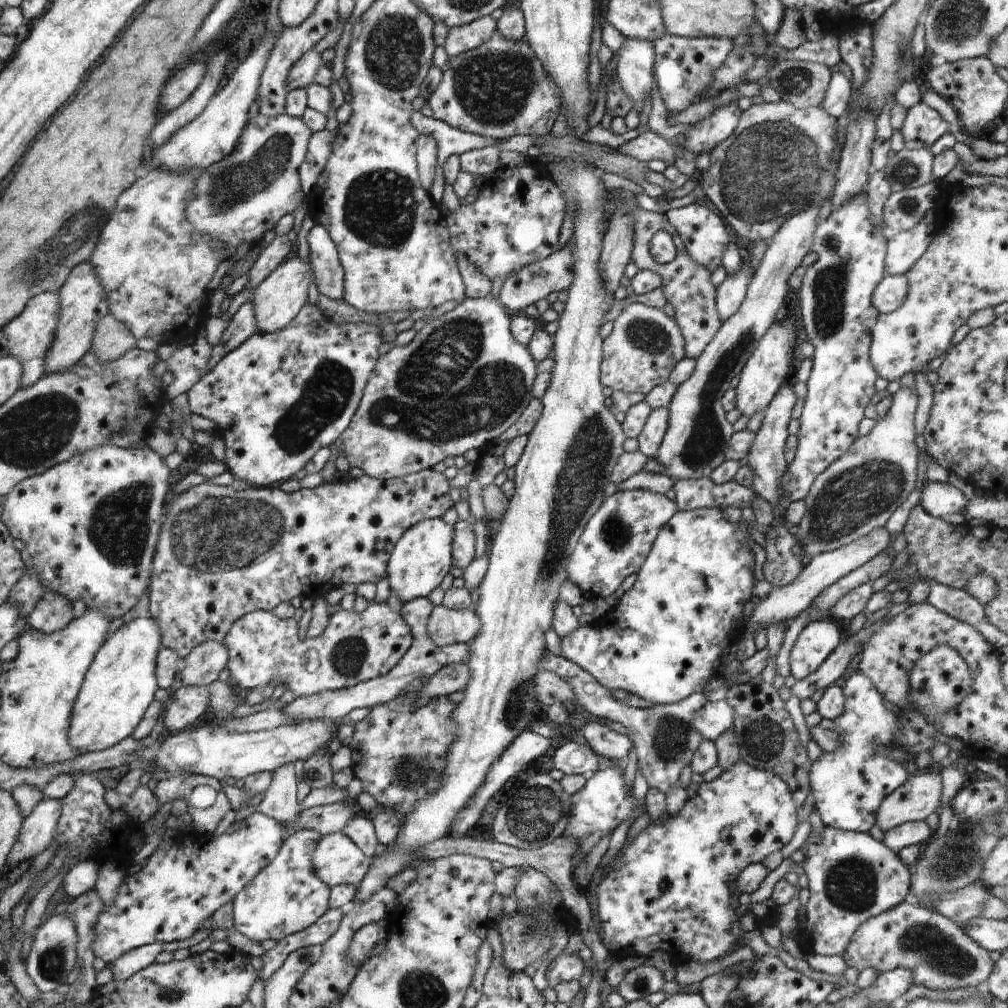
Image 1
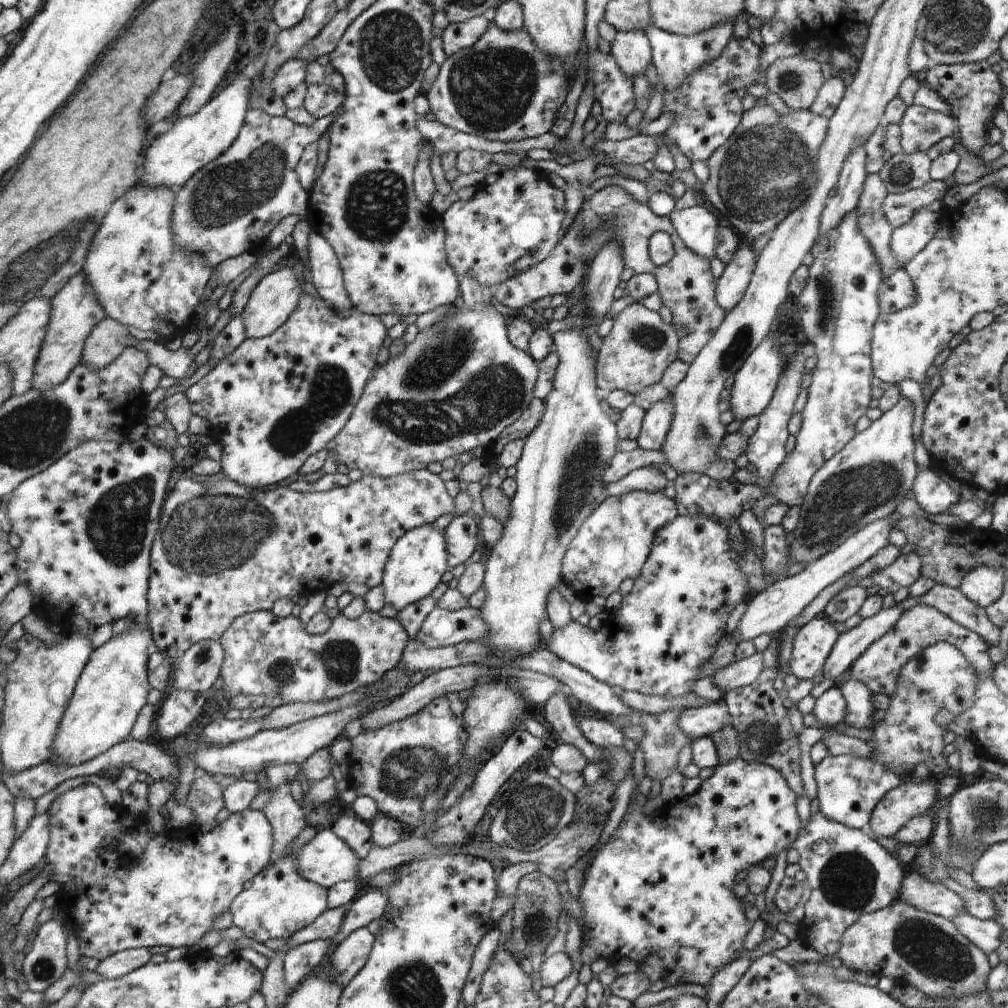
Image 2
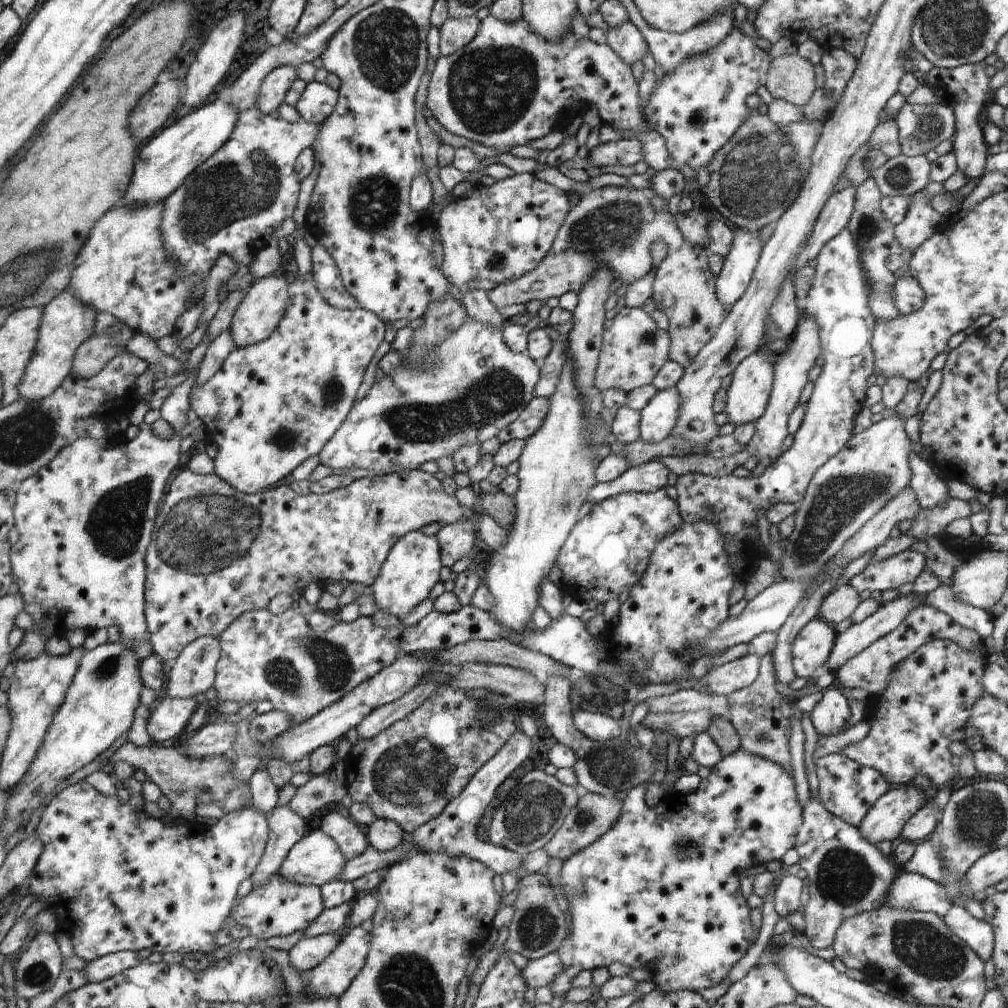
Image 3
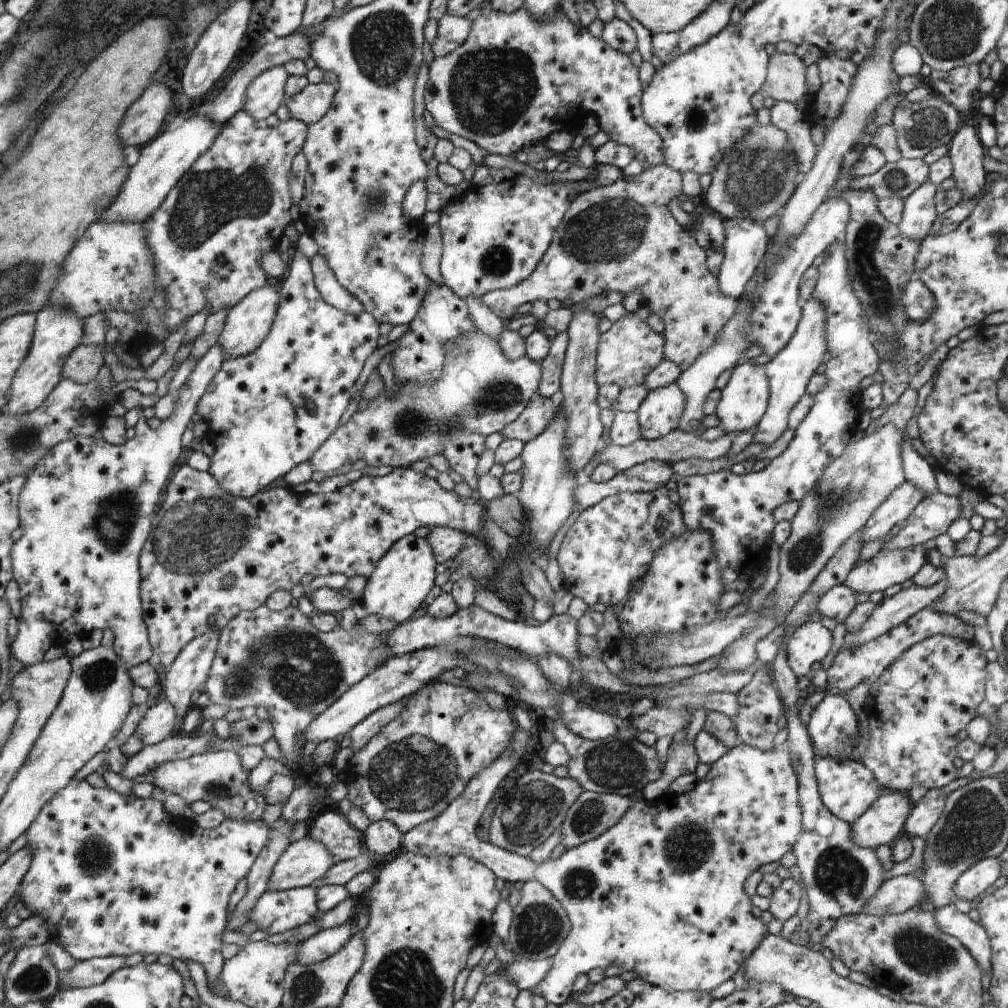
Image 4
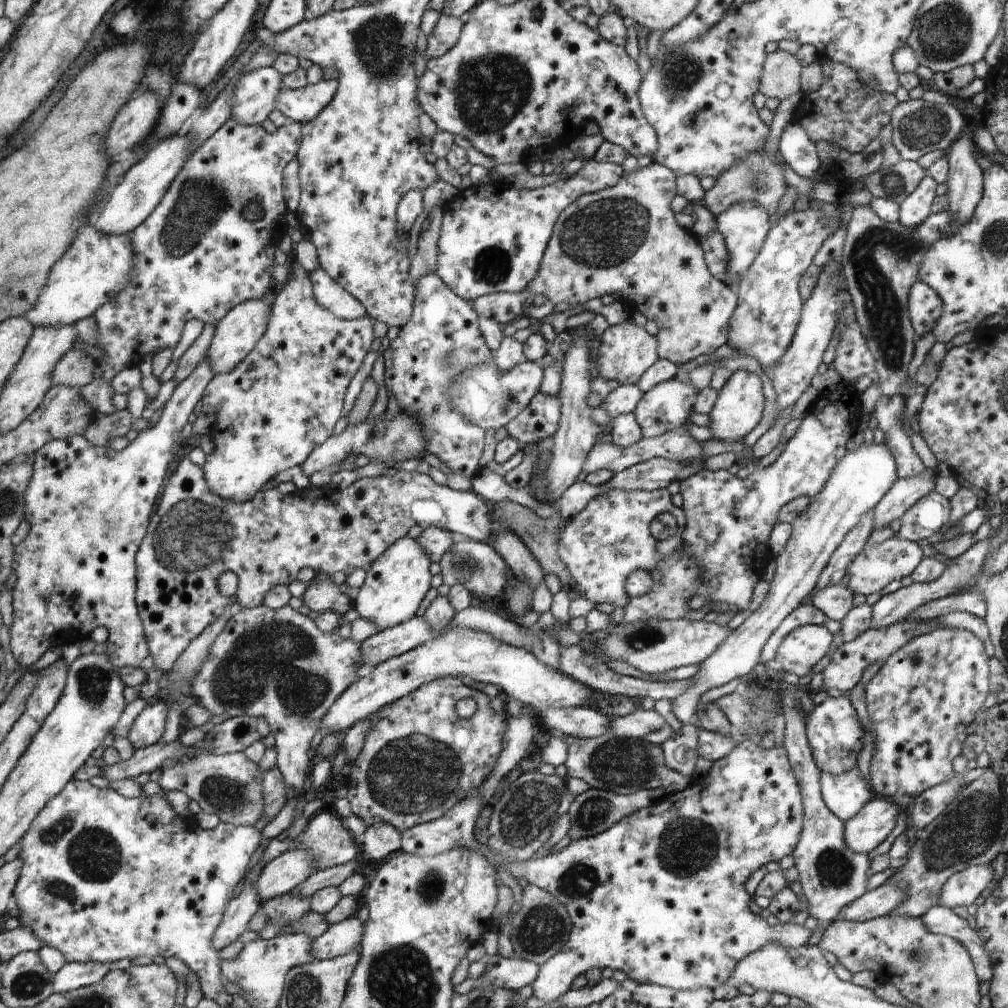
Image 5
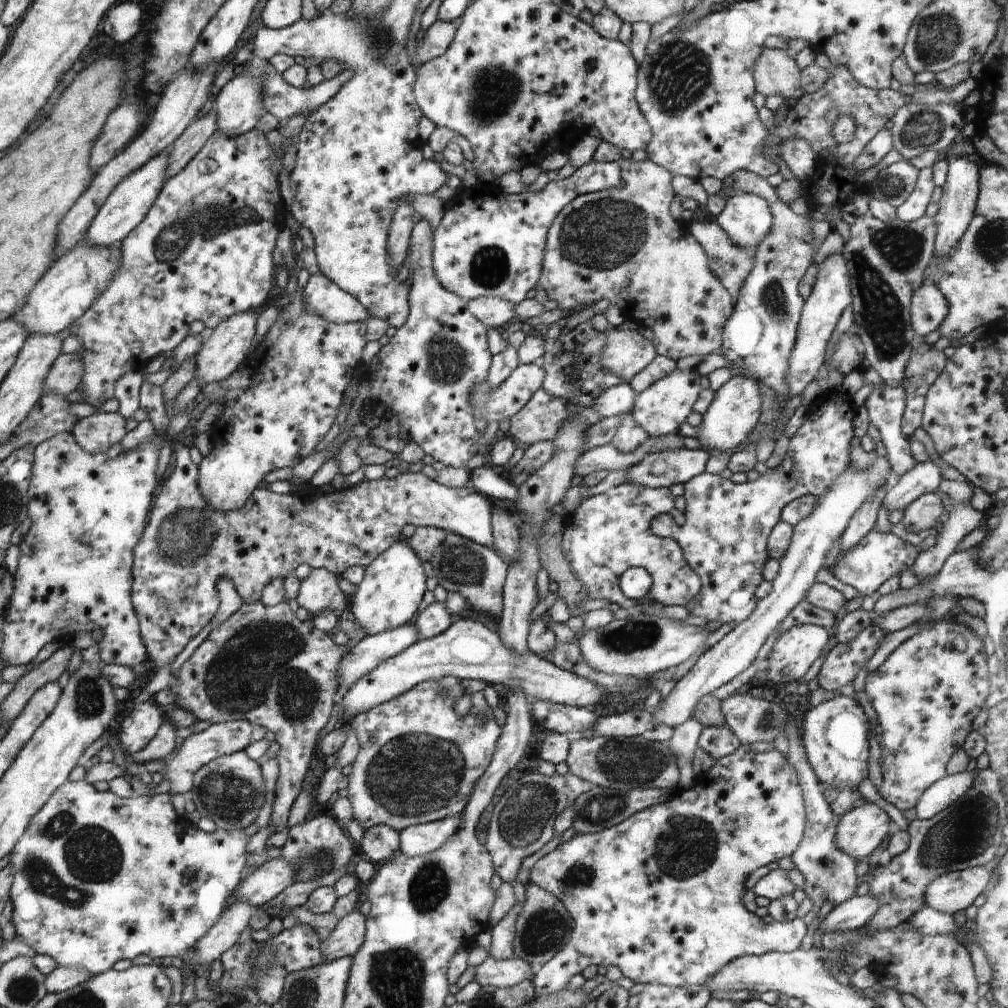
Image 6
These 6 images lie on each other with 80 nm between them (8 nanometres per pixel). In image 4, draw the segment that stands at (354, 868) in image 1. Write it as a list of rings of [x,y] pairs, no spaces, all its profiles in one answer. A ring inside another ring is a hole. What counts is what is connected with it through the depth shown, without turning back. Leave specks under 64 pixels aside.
[[[306,835],[282,852],[266,888],[291,890],[313,885],[326,877],[334,865],[333,852],[324,843]]]

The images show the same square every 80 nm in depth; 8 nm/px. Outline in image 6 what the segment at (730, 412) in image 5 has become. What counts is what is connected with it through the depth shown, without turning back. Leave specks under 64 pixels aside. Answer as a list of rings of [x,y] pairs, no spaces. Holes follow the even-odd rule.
[[[736,373],[715,392],[713,401],[702,415],[702,422],[696,427],[698,435],[695,438],[710,455],[732,454],[736,446],[747,442],[762,412],[763,400],[757,382],[744,374]]]

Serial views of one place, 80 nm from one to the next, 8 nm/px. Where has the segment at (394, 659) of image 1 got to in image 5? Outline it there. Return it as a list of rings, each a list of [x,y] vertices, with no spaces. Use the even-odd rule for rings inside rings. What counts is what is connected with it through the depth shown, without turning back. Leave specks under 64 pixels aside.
[[[262,604],[252,609],[242,607],[238,613],[228,618],[224,630],[210,646],[208,658],[190,682],[187,692],[210,714],[226,714],[229,719],[243,715],[256,719],[262,716],[268,722],[270,734],[276,739],[276,767],[284,778],[286,798],[292,800],[296,794],[302,792],[302,784],[306,780],[306,770],[310,764],[308,752],[316,728],[308,726],[318,726],[337,699],[364,671],[366,669],[363,669],[362,665],[362,642],[355,642],[352,638],[340,638],[338,633],[321,631],[309,616],[292,610],[289,605],[270,610]]]

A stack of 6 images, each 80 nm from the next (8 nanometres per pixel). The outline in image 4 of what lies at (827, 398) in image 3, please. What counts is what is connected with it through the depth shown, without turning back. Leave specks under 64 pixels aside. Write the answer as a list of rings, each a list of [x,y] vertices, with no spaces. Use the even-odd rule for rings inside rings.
[[[840,240],[831,248],[830,252],[829,248],[827,251],[827,257],[818,266],[818,282],[812,293],[814,302],[820,302],[820,306],[824,306],[824,310],[826,310],[826,342],[828,342],[826,348],[831,355],[824,371],[827,381],[824,388],[812,396],[814,404],[810,408],[810,412],[806,414],[806,418],[796,428],[795,436],[788,444],[788,448],[760,472],[754,471],[750,474],[744,473],[742,476],[737,476],[731,470],[718,470],[718,472],[706,475],[679,477],[677,480],[678,494],[680,495],[679,505],[682,506],[686,529],[708,530],[713,535],[715,555],[718,563],[721,564],[726,591],[740,592],[745,603],[749,597],[750,574],[757,574],[759,569],[767,566],[766,560],[754,560],[754,558],[764,556],[766,542],[772,536],[772,528],[776,528],[776,520],[773,519],[774,512],[778,506],[788,502],[802,501],[802,498],[808,494],[808,490],[814,490],[814,486],[822,478],[822,470],[826,468],[826,464],[844,452],[846,444],[850,442],[857,431],[859,415],[863,410],[860,383],[867,376],[873,376],[879,368],[879,357],[872,342],[870,320],[866,318],[862,302],[852,286],[848,258],[846,258],[846,242]]]

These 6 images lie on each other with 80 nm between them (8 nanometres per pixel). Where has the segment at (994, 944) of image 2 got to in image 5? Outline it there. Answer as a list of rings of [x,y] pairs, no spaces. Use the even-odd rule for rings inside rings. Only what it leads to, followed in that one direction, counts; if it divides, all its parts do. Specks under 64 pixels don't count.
[[[944,906],[930,908],[930,911],[921,918],[922,922],[926,922],[924,924],[926,930],[930,930],[933,934],[948,936],[966,948],[981,982],[992,981],[994,975],[992,962],[976,927],[971,927],[966,919],[959,917],[954,910]]]

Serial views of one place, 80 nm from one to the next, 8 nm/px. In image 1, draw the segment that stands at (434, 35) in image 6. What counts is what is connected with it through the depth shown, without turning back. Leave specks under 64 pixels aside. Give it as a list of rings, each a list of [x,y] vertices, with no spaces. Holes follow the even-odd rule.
[[[490,15],[470,22],[466,26],[452,28],[443,45],[449,59],[477,49],[497,34],[498,22]]]

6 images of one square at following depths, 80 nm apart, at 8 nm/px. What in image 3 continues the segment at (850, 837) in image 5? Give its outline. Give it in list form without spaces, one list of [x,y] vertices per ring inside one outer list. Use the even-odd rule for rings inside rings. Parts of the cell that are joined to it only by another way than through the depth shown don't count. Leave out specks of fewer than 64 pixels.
[[[912,783],[891,786],[862,820],[858,827],[860,834],[874,845],[896,840],[909,818],[922,810],[922,806],[929,801],[926,794],[926,791],[917,789]]]

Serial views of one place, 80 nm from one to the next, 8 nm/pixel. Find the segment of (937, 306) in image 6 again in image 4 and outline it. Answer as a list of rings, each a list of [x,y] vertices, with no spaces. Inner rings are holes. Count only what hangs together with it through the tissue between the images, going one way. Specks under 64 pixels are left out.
[[[913,279],[902,286],[902,306],[904,314],[909,320],[916,320],[918,324],[926,322],[934,312],[934,296],[920,280]]]

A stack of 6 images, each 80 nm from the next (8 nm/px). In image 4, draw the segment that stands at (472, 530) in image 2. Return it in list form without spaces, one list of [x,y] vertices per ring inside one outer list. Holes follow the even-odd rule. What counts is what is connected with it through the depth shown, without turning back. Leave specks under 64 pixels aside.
[[[432,527],[426,539],[429,540],[434,550],[434,557],[438,564],[449,565],[460,554],[464,548],[466,532],[460,532],[449,527]]]

